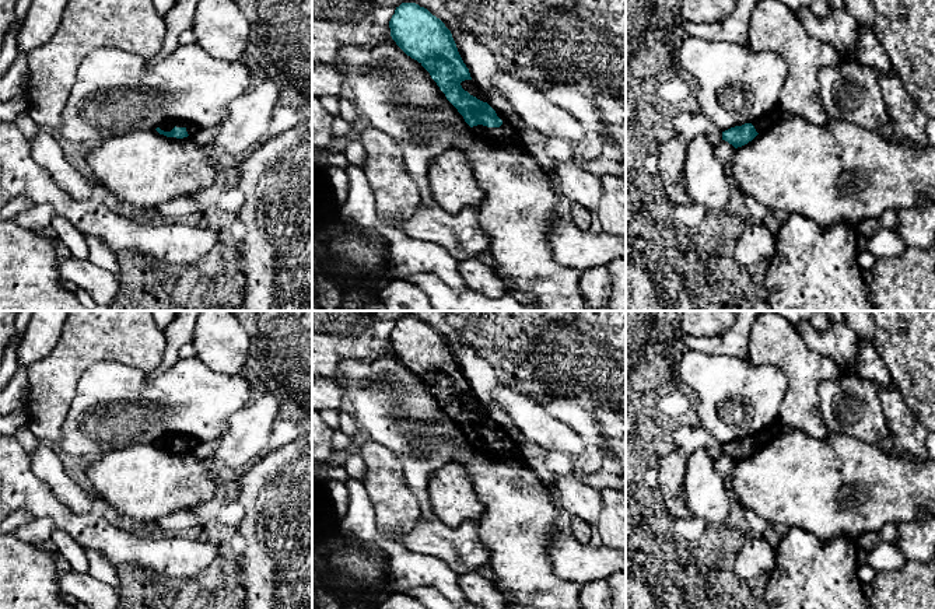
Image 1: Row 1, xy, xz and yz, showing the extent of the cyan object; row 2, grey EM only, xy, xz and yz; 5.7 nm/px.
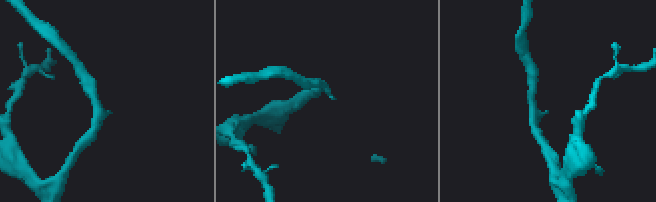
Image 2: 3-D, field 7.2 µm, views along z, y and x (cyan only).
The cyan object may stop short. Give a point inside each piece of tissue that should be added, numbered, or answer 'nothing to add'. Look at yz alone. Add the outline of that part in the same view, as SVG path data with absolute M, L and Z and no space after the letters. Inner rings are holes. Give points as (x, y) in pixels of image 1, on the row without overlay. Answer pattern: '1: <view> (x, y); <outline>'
1: yz (771, 431); M778 419L773 421L770 426L767 426L766 428L763 428L760 433L757 433L753 437L753 440L757 447L763 447L768 444L770 441L773 441L774 438L777 438L782 431L784 431L784 426L781 420Z

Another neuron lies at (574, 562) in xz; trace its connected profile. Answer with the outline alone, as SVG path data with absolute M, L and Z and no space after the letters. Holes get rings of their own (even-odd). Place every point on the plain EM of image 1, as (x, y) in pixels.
M563 529L551 539L547 556L557 577L579 585L605 580L616 571L626 571L626 550L598 542L581 543L570 531Z

